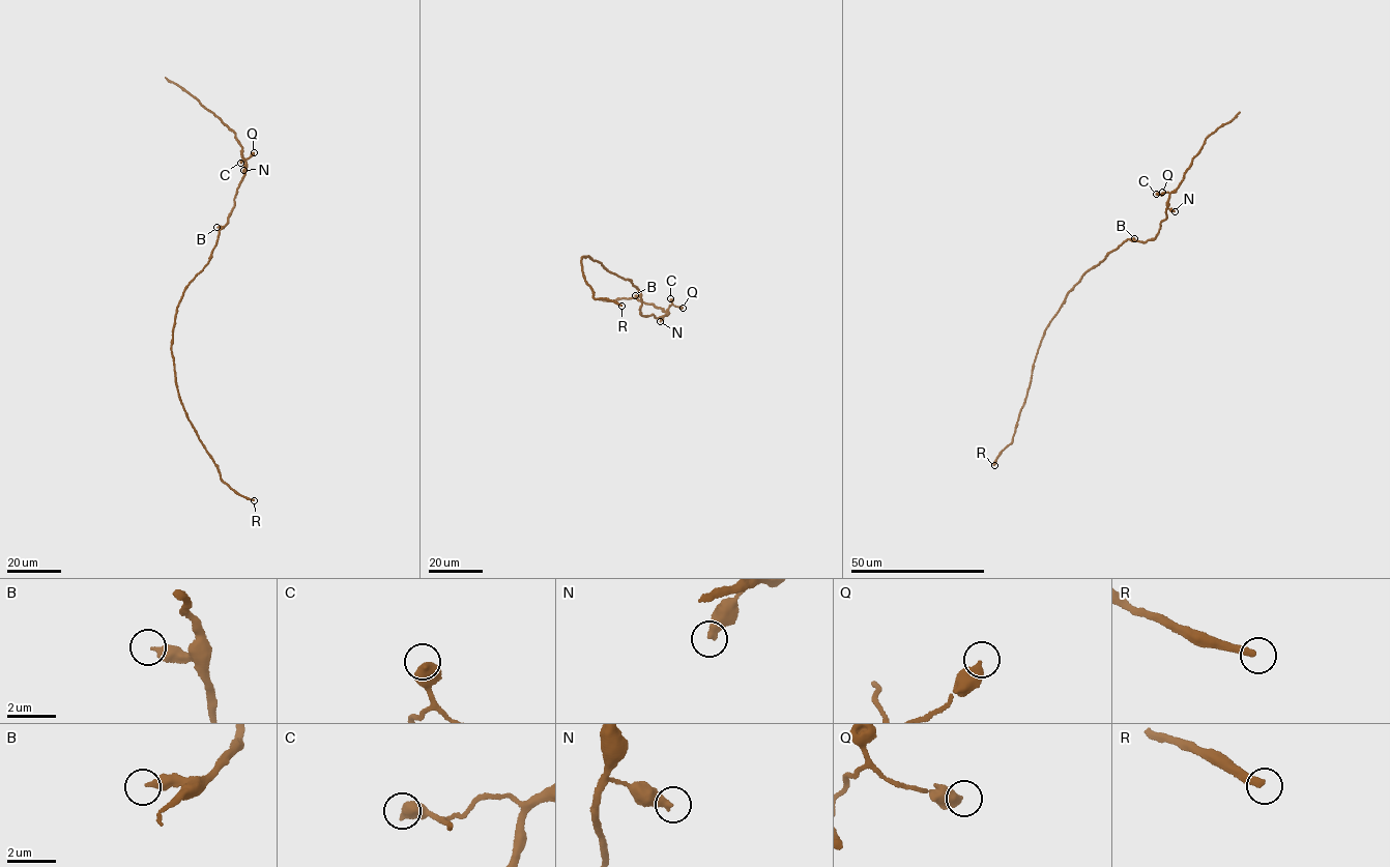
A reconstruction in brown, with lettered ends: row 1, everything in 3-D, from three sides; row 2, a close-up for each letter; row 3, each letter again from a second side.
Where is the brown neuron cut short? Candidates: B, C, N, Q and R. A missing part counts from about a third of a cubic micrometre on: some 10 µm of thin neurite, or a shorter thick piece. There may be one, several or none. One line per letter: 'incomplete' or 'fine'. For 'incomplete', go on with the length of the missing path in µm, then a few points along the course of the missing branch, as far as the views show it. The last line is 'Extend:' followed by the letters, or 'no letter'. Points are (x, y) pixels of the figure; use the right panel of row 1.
B: fine
C: fine
N: fine
Q: incomplete | 10 µm | (1162, 192), (1177, 188)
R: incomplete | 25 µm
Extend: Q, R

